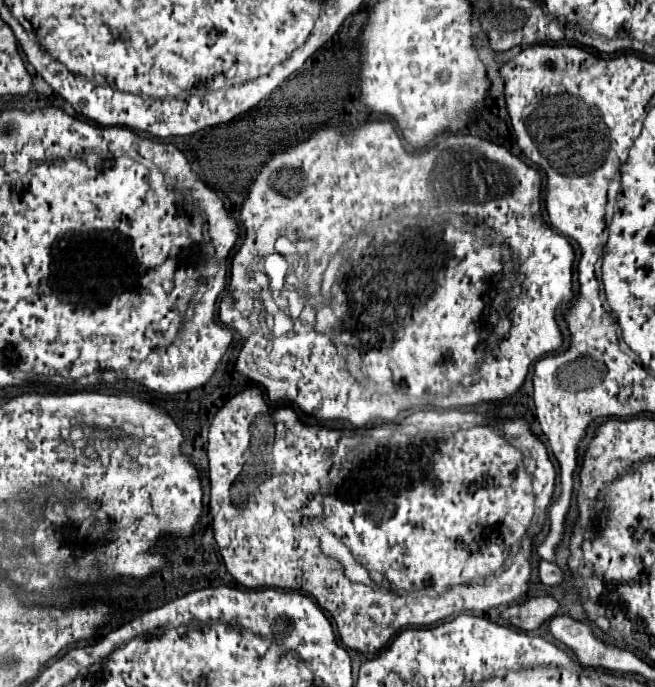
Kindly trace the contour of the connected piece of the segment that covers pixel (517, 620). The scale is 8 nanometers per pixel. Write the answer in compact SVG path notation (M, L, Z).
M536 596L522 604L508 606L500 618L520 630L534 630L558 612L558 602L552 596Z

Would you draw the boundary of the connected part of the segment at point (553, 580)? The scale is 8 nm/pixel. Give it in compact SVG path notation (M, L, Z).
M540 560L540 564L538 564L538 576L540 576L542 584L548 584L548 586L554 586L554 584L562 582L562 570L554 562Z

